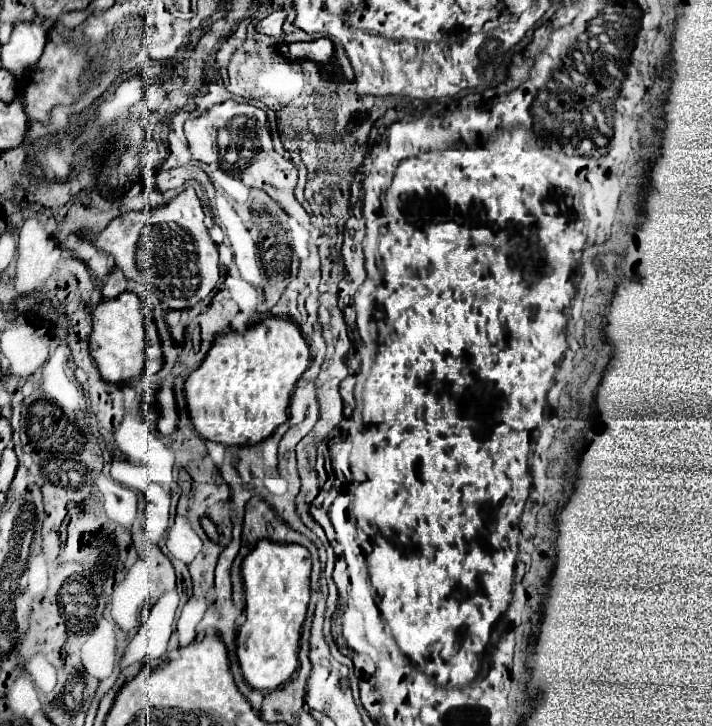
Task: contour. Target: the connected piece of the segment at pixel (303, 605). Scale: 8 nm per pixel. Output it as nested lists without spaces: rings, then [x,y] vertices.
[[[260,539],[256,547],[242,561],[242,581],[244,581],[244,615],[246,621],[238,631],[238,661],[242,667],[244,679],[250,687],[258,691],[274,691],[284,681],[292,677],[298,669],[298,639],[300,627],[306,617],[308,601],[310,601],[310,553],[306,547],[288,543],[280,545],[270,539]]]

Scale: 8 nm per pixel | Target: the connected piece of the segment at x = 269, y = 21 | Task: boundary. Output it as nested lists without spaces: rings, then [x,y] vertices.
[[[276,9],[276,11],[272,11],[268,17],[264,17],[256,25],[256,31],[264,33],[264,35],[280,37],[282,35],[282,23],[284,23],[284,19],[286,19],[286,11],[284,9]]]

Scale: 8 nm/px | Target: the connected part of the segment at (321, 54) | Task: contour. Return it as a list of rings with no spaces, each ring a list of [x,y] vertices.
[[[320,37],[320,39],[314,39],[314,41],[296,41],[296,43],[280,43],[276,45],[276,49],[280,53],[286,55],[286,49],[288,49],[288,57],[302,57],[302,59],[310,59],[310,61],[316,61],[320,65],[328,65],[332,63],[332,57],[334,57],[334,47],[332,47],[332,41],[326,39],[326,37]]]

